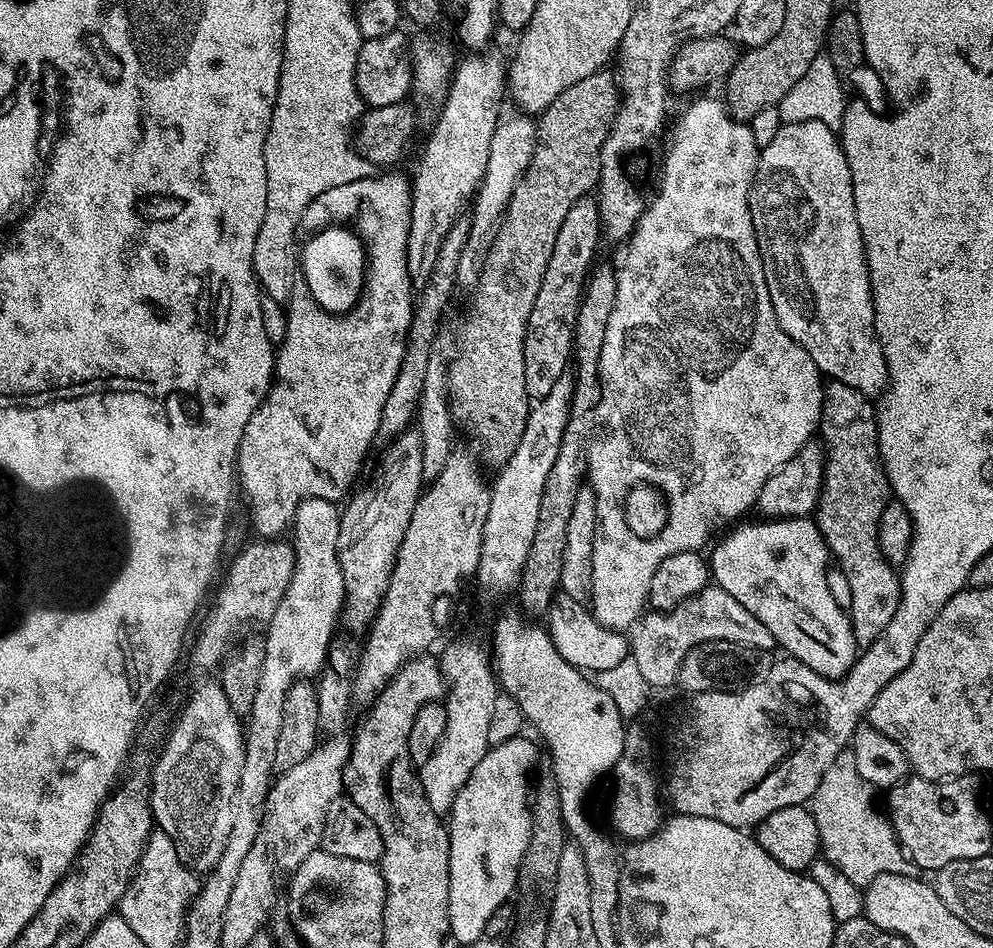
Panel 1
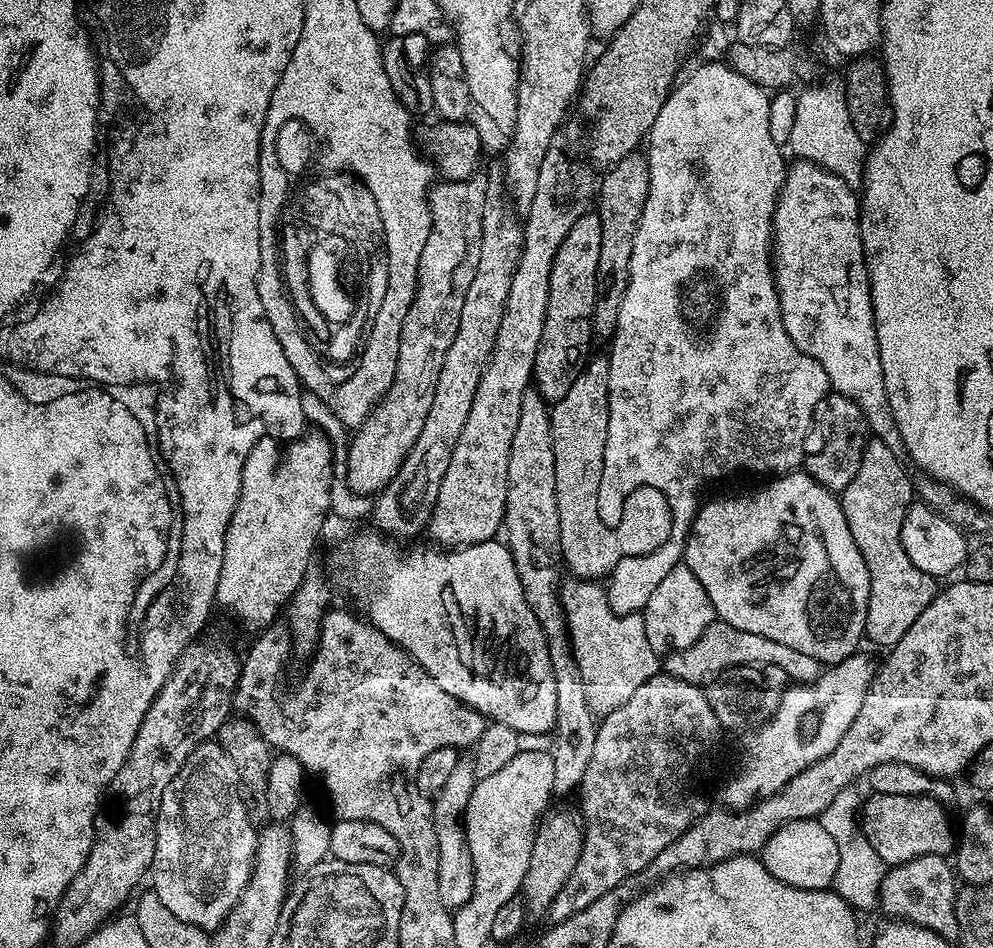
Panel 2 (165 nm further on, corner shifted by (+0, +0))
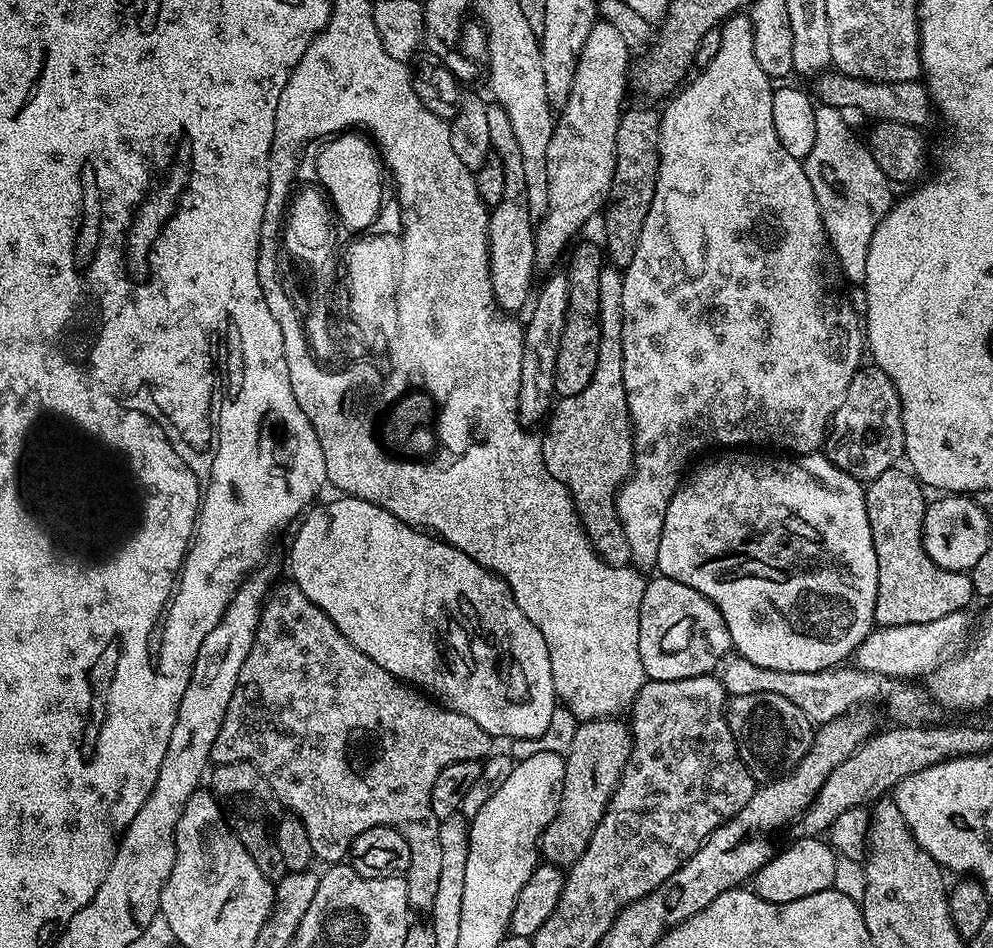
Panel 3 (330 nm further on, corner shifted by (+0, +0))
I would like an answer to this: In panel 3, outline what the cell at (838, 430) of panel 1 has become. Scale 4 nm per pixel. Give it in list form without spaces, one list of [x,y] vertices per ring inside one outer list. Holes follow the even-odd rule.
[[[897,466],[886,470],[886,474],[878,474],[878,478],[867,481],[864,490],[864,501],[866,502],[866,518],[870,522],[870,534],[874,542],[874,558],[878,558],[878,594],[874,602],[874,621],[879,627],[893,628],[894,626],[910,626],[911,624],[921,624],[922,622],[934,622],[938,618],[946,618],[946,614],[954,614],[955,612],[964,612],[967,604],[974,600],[972,590],[972,578],[968,572],[955,572],[954,570],[946,570],[939,568],[930,558],[930,554],[926,554],[924,549],[924,509],[926,507],[925,489],[919,480],[912,475],[911,471],[905,470],[903,467]]]

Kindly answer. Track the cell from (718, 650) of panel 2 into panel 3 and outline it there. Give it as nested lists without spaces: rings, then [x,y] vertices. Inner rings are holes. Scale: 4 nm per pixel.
[[[729,654],[724,657],[718,668],[718,675],[725,693],[729,697],[738,694],[782,694],[789,702],[794,702],[802,714],[813,725],[828,724],[831,720],[847,717],[859,704],[871,700],[885,700],[888,712],[896,722],[912,722],[916,711],[924,704],[925,693],[911,688],[911,683],[897,682],[887,676],[876,676],[872,672],[862,672],[855,666],[837,666],[821,672],[791,672],[790,670],[770,670],[766,666],[754,666],[746,658]],[[849,667],[849,668],[848,668]],[[924,695],[924,696],[923,696]],[[852,708],[852,709],[851,709]]]

